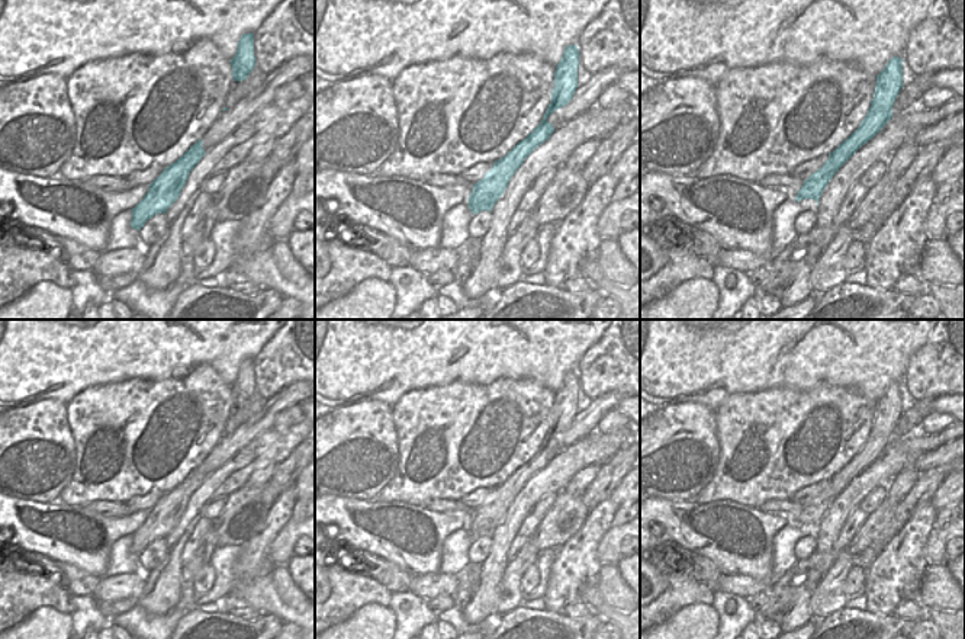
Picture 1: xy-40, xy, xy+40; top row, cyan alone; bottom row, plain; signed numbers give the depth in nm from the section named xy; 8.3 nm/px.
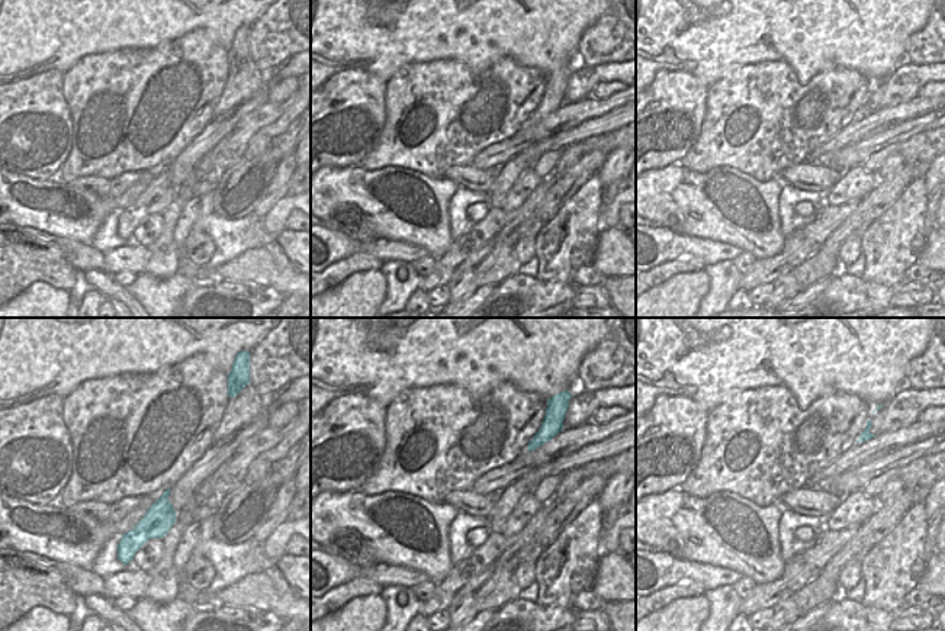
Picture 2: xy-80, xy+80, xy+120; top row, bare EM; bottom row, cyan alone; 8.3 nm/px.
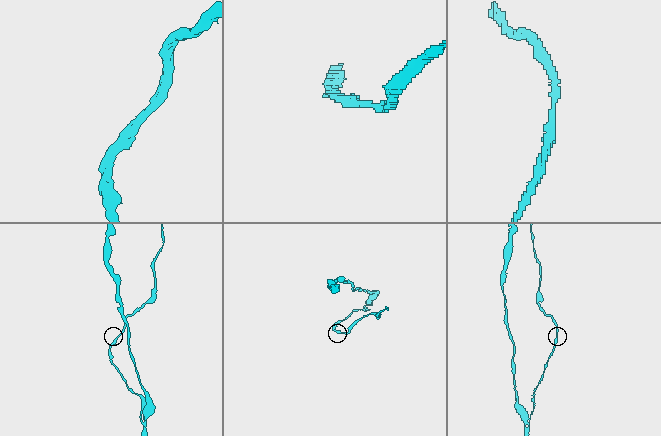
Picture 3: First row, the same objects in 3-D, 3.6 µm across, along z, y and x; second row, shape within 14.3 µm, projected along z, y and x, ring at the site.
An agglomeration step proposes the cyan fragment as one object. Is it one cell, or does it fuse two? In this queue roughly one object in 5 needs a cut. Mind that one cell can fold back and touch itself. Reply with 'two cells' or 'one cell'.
one cell

